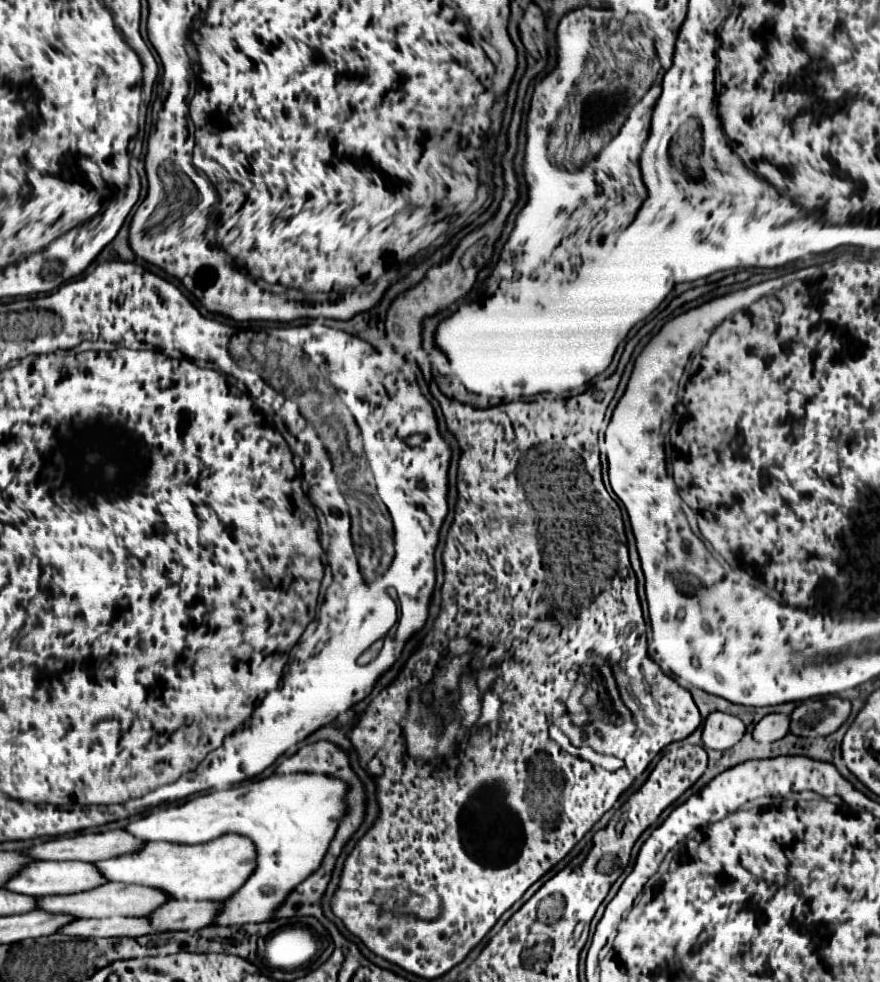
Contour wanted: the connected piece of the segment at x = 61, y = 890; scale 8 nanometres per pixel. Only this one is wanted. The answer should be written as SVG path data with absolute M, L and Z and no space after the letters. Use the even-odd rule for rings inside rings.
M55 861L55 863L27 863L23 869L19 869L5 885L3 889L39 897L39 895L69 895L75 891L87 891L91 887L97 887L99 883L105 883L103 875L99 877L95 867L83 861Z

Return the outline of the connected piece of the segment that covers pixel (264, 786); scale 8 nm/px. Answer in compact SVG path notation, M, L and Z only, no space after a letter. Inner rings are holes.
M271 775L261 781L241 783L235 789L197 795L181 805L155 809L137 821L131 821L125 831L141 841L169 841L179 845L207 843L229 833L251 839L257 849L257 867L239 891L221 901L213 925L263 923L271 919L271 911L283 903L287 891L297 887L299 881L321 865L343 815L343 795L345 783L327 775Z

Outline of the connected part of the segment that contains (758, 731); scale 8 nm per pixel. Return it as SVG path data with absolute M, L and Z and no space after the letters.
M773 713L763 717L755 729L753 729L753 739L757 743L773 743L777 739L781 739L783 735L787 735L789 731L789 715L783 713Z

